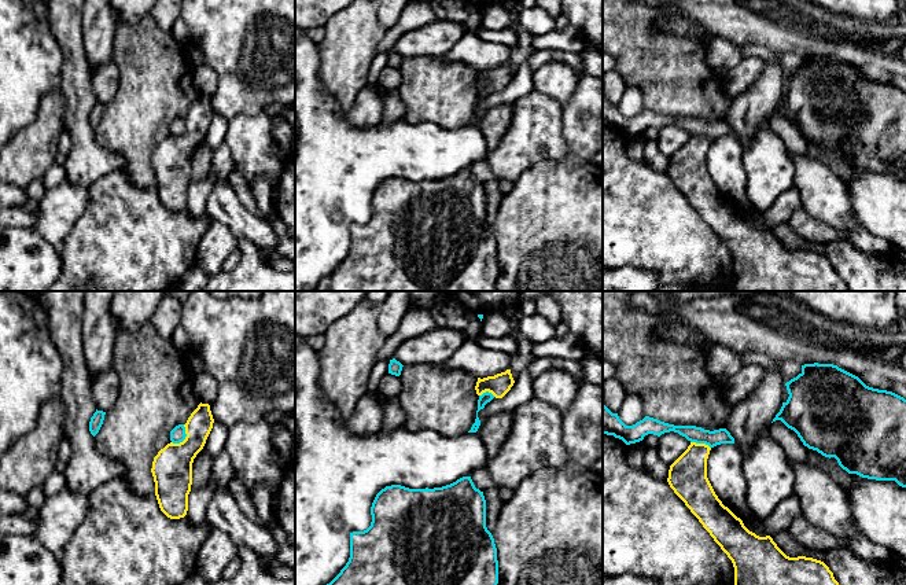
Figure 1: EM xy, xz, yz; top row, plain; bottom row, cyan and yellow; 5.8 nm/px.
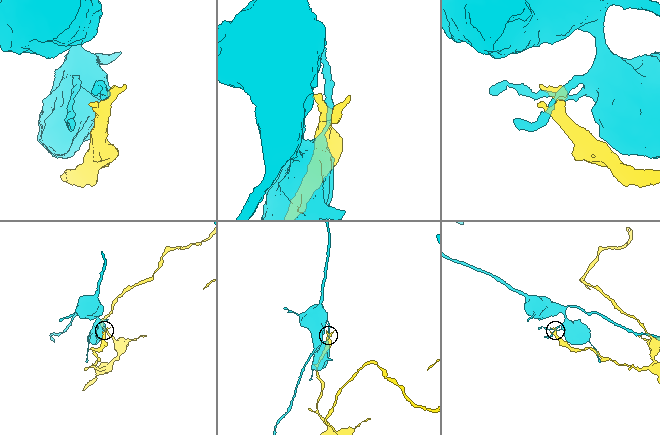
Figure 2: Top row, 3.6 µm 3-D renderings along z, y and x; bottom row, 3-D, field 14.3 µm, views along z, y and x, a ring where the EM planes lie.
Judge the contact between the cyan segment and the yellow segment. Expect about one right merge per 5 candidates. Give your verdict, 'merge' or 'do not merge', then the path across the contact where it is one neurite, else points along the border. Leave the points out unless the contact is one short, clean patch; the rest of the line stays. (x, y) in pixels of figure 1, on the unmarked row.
do not merge; border xy (184, 117), (186, 129), (173, 136)

